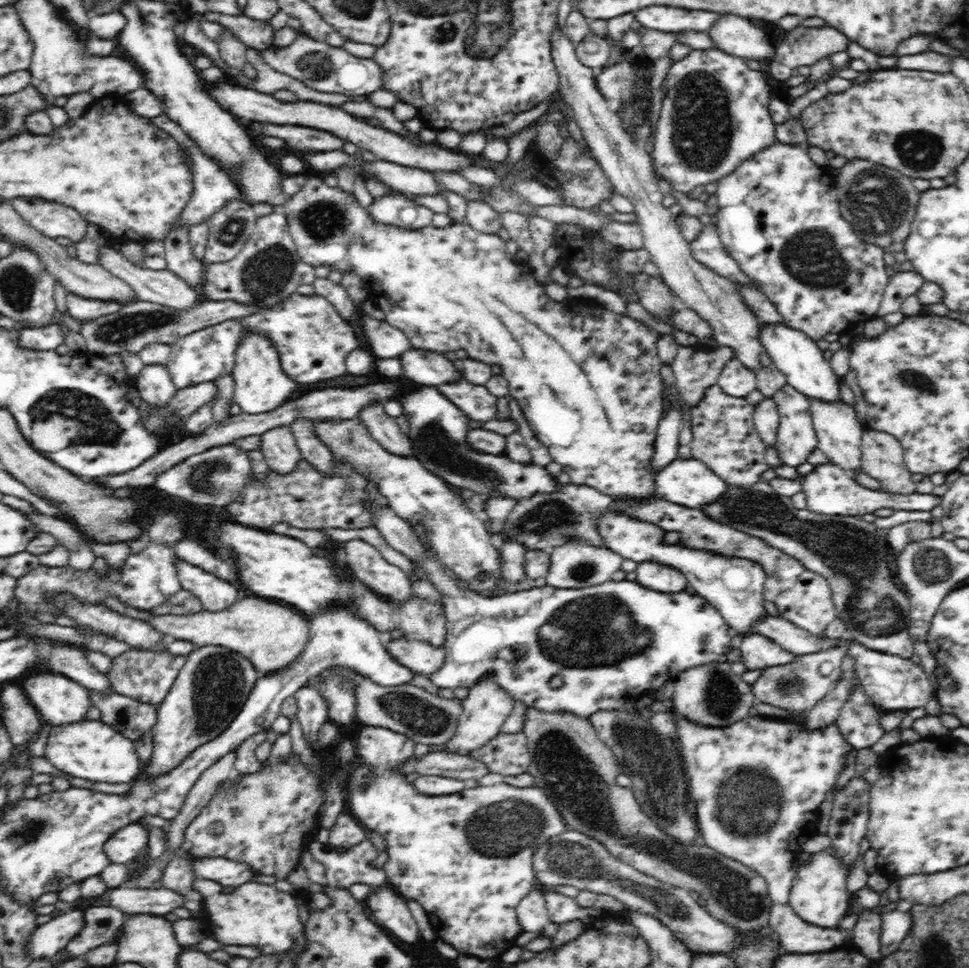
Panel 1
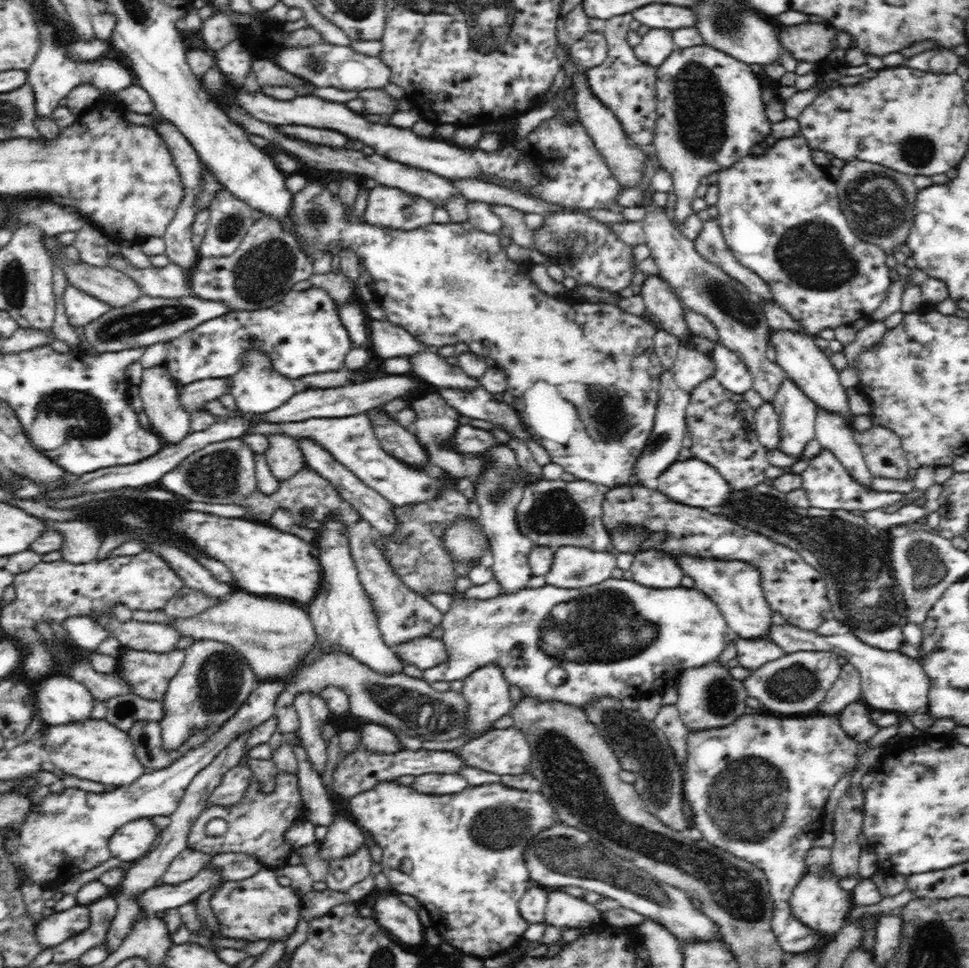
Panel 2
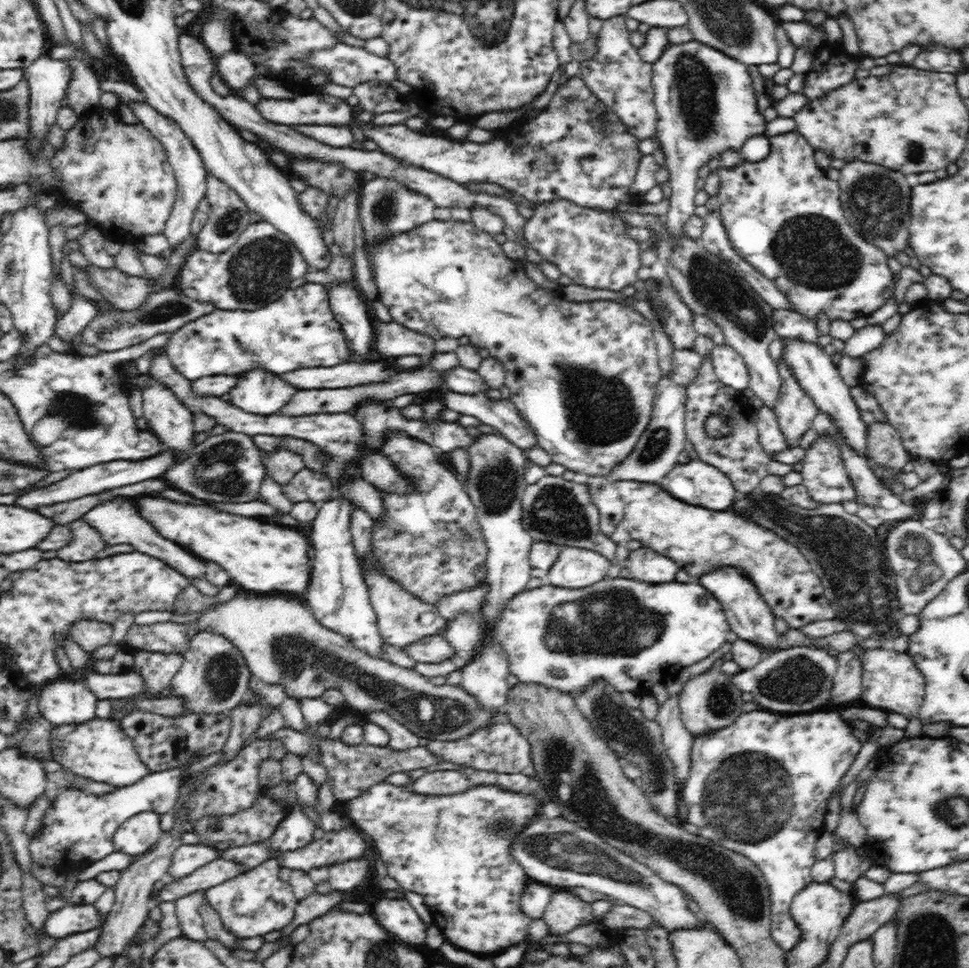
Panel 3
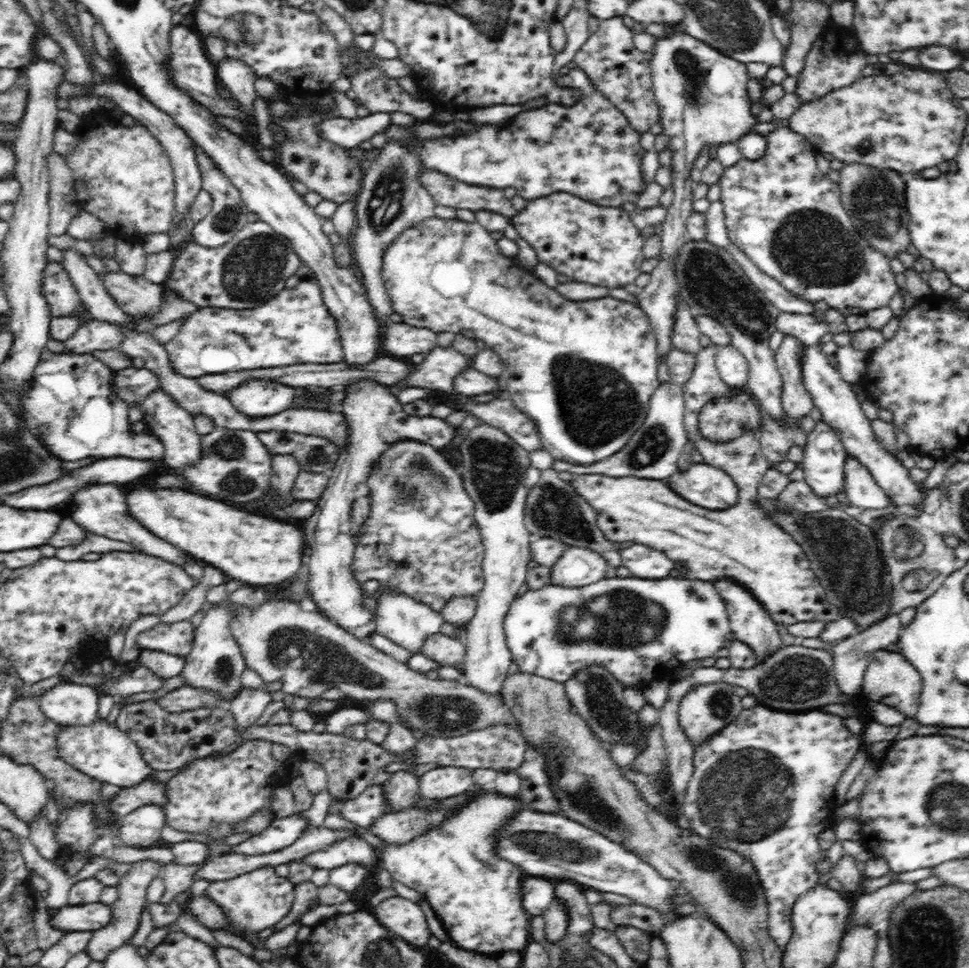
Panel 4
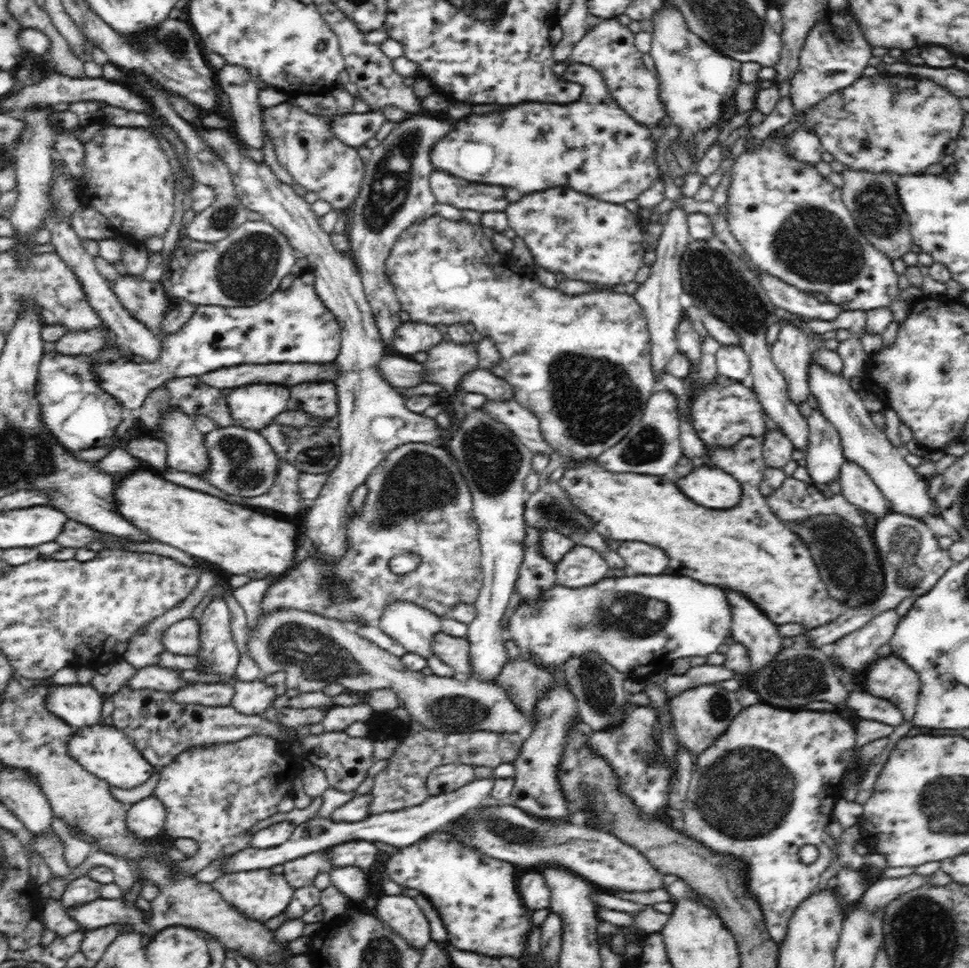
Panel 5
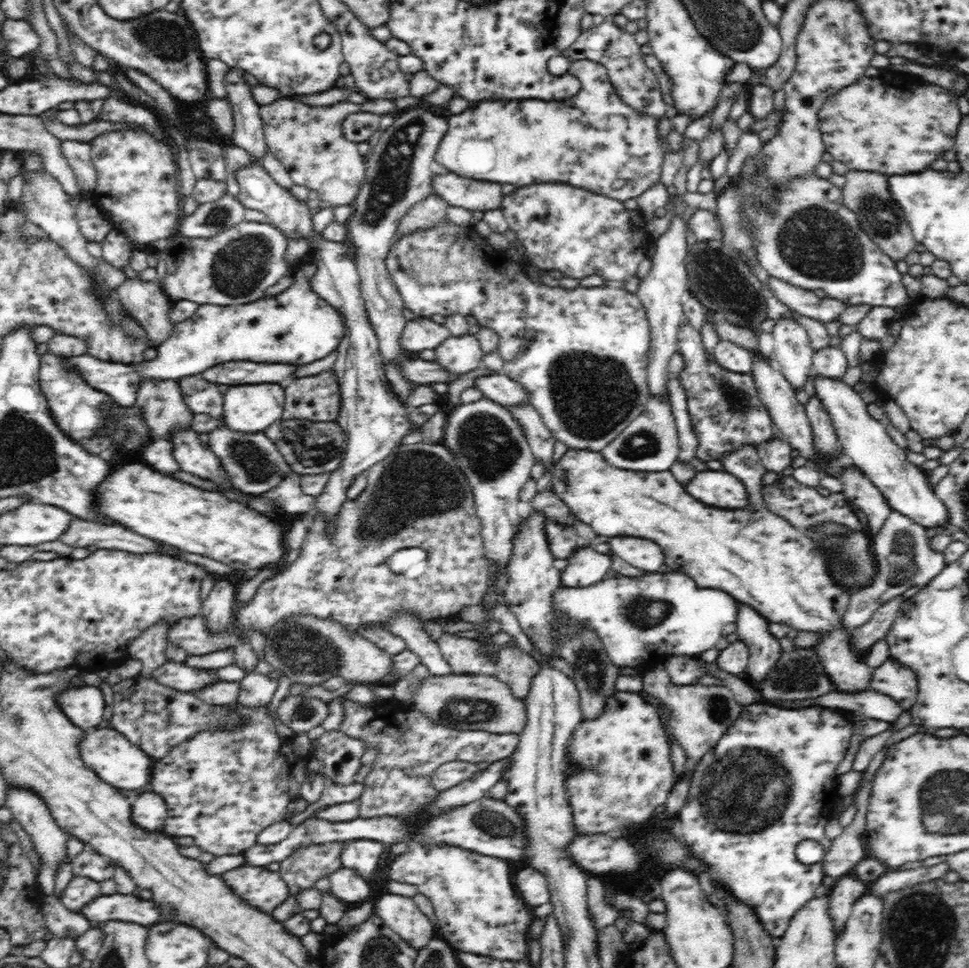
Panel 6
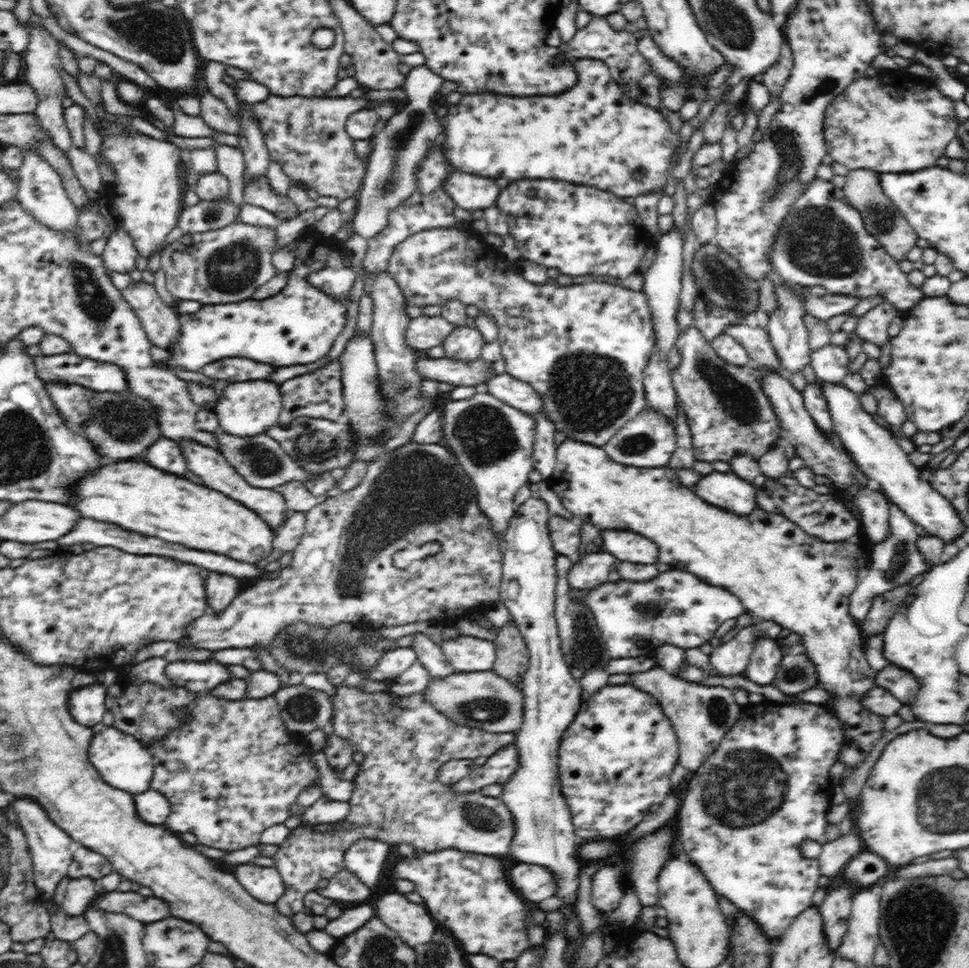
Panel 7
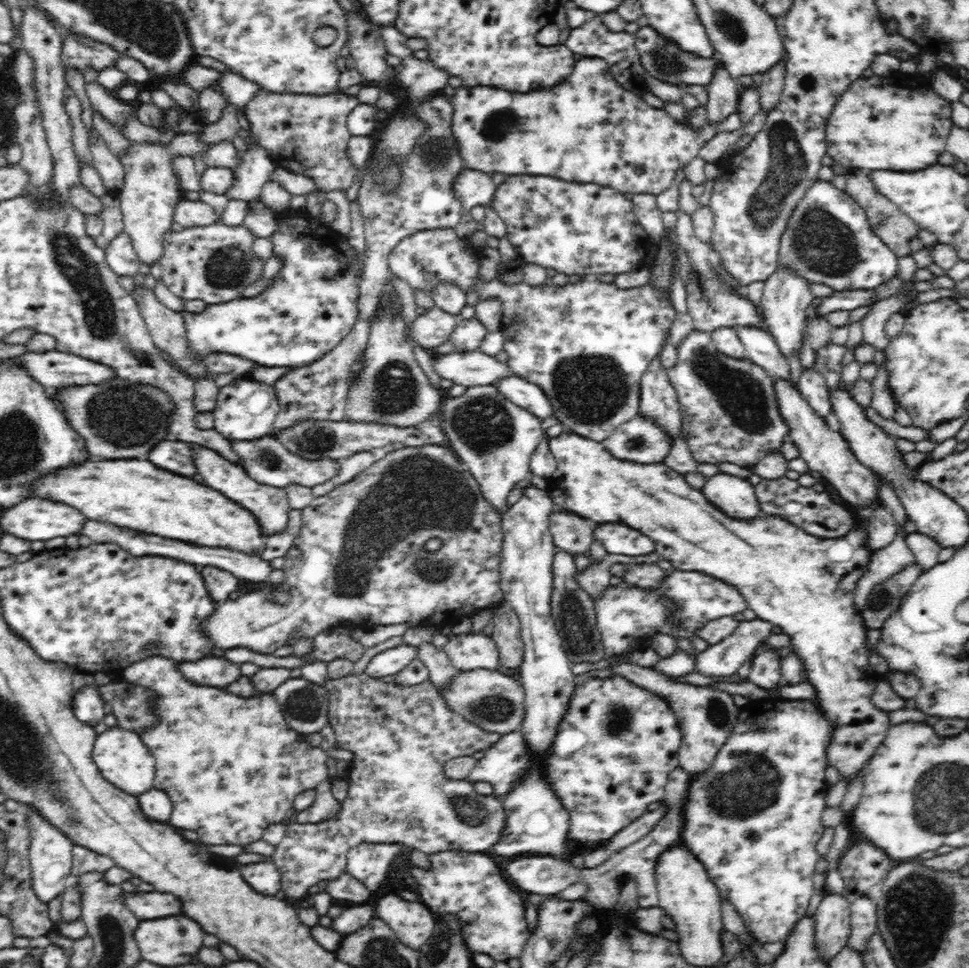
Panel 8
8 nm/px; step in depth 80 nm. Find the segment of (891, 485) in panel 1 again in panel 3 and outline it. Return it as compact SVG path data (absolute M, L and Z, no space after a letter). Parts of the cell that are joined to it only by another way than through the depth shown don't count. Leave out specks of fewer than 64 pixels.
M880 421L867 427L865 456L870 460L872 467L875 465L891 468L893 472L902 472L910 456L898 431L891 424Z

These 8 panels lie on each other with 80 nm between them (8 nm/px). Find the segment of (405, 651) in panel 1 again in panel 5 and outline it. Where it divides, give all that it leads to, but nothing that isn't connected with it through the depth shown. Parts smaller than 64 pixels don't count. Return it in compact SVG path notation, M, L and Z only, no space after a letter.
M448 634L434 635L431 642L431 652L442 662L449 664L456 673L470 673L473 670L469 659L469 642L465 637L455 637Z

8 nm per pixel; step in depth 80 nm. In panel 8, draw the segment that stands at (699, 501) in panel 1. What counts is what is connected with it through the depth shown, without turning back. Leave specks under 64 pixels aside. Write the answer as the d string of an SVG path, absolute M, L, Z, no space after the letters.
M730 474L710 476L702 488L704 496L732 518L752 518L760 512L760 502L754 496L754 486L748 480Z

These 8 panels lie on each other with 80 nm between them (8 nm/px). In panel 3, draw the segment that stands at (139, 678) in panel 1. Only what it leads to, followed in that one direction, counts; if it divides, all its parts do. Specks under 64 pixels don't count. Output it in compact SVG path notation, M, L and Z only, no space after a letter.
M135 650L134 664L131 670L137 672L145 682L145 692L158 694L169 686L174 675L183 663L180 653L162 653Z

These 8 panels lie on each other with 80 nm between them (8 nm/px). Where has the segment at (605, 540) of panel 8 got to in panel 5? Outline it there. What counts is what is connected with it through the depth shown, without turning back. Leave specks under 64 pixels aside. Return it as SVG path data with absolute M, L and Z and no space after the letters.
M626 540L616 551L626 563L626 574L660 576L668 568L668 558L660 548Z

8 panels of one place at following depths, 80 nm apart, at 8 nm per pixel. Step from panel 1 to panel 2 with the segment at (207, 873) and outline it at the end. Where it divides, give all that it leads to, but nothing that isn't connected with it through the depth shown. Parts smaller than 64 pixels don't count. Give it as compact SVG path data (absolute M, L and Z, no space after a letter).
M222 852L216 854L207 864L209 868L217 868L221 880L234 882L234 880L246 880L254 876L261 869L261 863L249 854L241 852Z

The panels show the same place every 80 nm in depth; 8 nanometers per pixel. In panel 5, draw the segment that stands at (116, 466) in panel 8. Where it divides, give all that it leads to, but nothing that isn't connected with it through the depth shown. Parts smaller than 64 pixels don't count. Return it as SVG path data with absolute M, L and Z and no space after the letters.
M146 470L132 472L124 480L120 480L116 484L116 500L118 500L118 512L126 520L130 520L136 528L140 528L144 534L148 534L154 540L160 540L161 543L178 548L191 557L218 565L227 574L242 574L252 580L266 578L266 576L277 579L298 564L294 558L299 545L297 540L299 528L297 526L281 521L279 518L256 513L248 506L232 504L216 498L216 496L198 492L198 490L176 486Z

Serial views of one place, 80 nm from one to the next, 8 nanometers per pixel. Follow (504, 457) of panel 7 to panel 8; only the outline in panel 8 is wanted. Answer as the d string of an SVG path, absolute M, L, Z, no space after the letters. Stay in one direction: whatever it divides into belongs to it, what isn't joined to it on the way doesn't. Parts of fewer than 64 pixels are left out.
M495 384L468 386L458 397L444 399L442 403L442 428L450 448L466 464L468 472L480 486L482 497L496 513L508 510L508 494L518 482L530 473L530 458L539 449L543 428L554 423L553 419L541 419L524 408L506 400Z

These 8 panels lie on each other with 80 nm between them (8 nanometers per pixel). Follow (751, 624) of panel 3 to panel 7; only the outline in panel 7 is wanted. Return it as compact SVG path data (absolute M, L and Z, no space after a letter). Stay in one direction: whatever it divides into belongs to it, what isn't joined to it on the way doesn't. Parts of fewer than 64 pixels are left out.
M758 638L754 641L754 648L745 670L748 680L756 684L771 684L782 660L781 646L774 639Z

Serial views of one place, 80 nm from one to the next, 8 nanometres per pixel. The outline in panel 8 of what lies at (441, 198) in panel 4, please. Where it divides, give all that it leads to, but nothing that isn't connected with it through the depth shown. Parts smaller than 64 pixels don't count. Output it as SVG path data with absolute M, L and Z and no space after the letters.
M464 168L453 182L453 191L461 202L464 211L476 207L488 207L494 198L497 184L490 174Z

